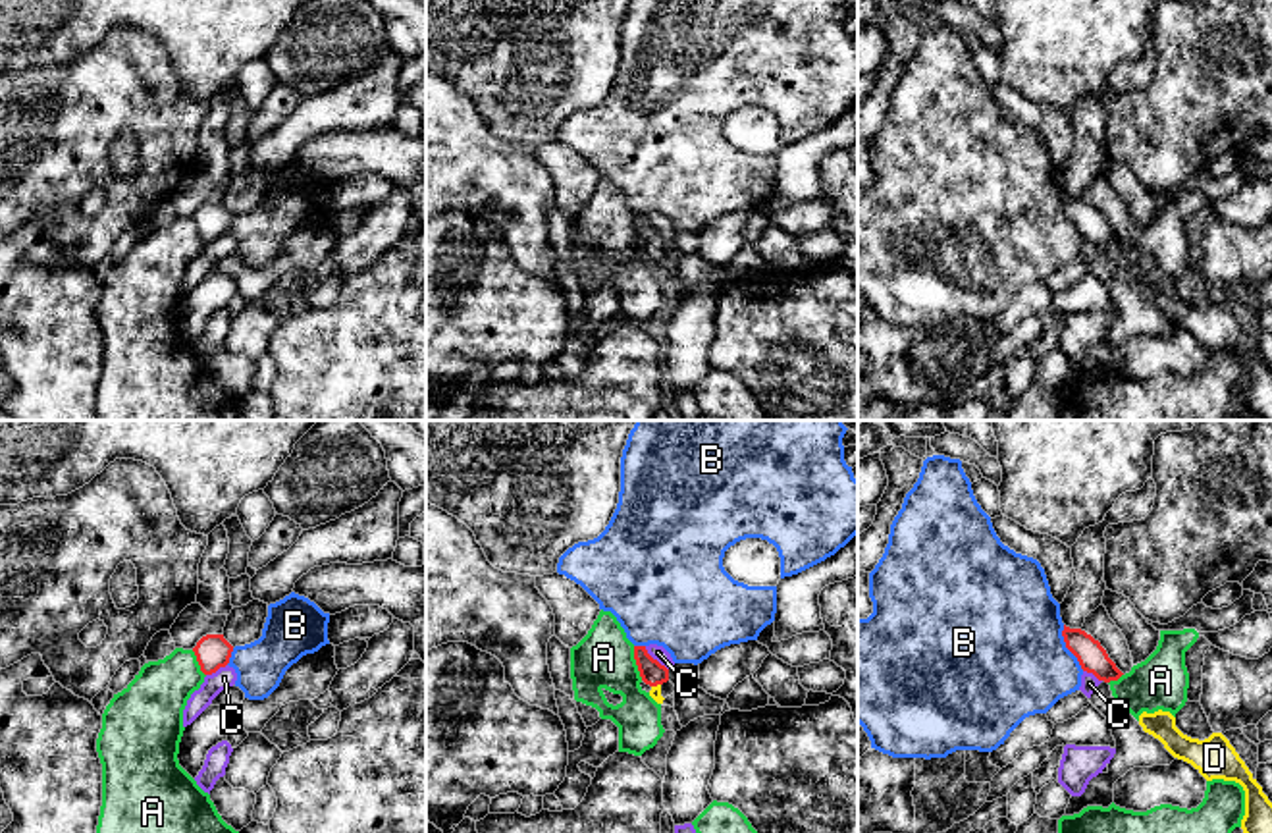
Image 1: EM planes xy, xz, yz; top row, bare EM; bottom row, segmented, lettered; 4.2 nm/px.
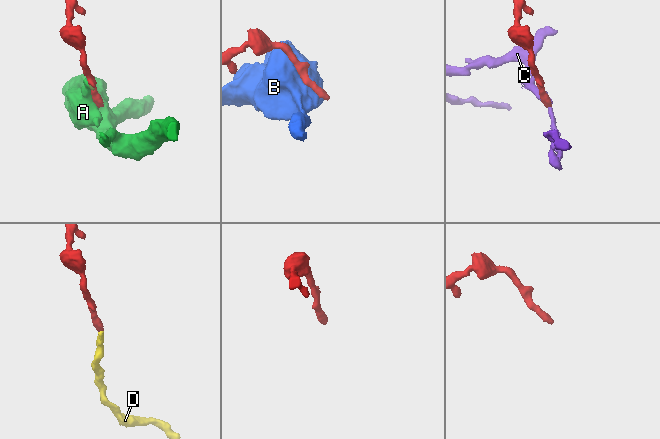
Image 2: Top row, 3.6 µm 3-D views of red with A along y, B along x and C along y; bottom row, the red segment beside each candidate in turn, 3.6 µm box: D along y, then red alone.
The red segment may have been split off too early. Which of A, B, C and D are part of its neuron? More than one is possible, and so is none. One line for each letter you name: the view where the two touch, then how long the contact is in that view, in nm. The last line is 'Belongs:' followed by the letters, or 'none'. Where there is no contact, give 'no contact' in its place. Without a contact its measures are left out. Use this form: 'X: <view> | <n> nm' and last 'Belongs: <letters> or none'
D: xz | 40 nm
Belongs: D

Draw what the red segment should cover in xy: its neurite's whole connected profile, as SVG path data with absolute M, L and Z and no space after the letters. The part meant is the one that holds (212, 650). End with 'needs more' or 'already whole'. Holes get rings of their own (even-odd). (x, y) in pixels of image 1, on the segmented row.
M206 634L197 642L193 652L200 671L212 675L229 663L233 646L224 638L224 634Z | already whole

